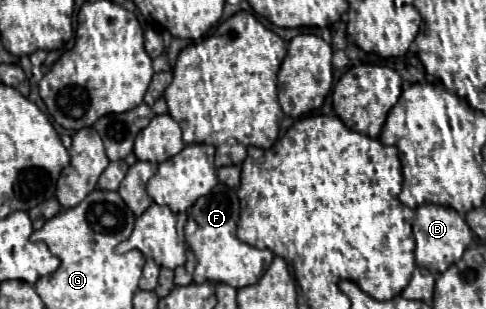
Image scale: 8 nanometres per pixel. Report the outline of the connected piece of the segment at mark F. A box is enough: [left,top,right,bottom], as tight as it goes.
[185,184,275,288]

